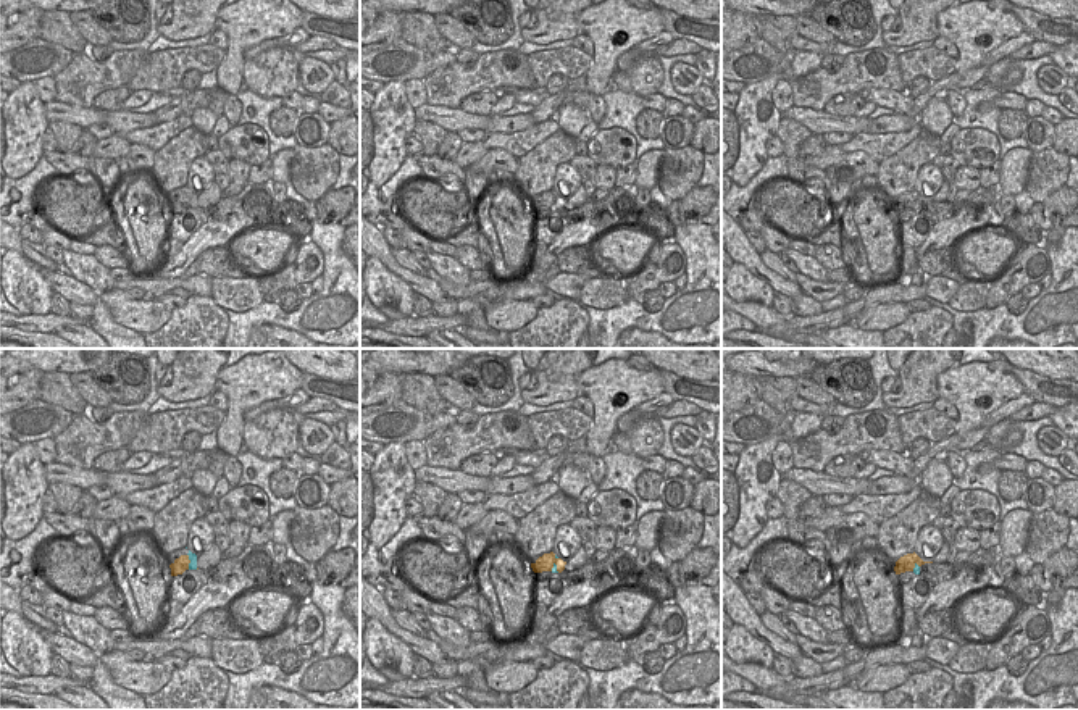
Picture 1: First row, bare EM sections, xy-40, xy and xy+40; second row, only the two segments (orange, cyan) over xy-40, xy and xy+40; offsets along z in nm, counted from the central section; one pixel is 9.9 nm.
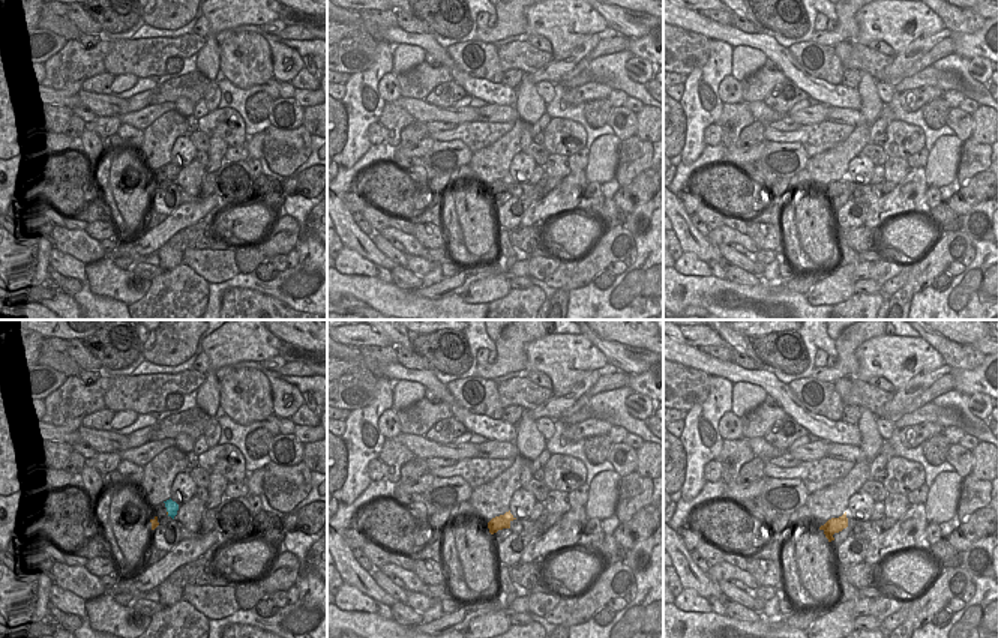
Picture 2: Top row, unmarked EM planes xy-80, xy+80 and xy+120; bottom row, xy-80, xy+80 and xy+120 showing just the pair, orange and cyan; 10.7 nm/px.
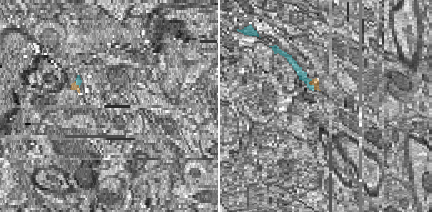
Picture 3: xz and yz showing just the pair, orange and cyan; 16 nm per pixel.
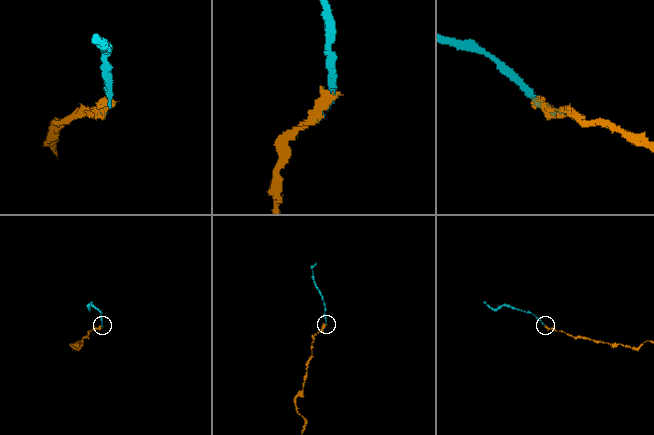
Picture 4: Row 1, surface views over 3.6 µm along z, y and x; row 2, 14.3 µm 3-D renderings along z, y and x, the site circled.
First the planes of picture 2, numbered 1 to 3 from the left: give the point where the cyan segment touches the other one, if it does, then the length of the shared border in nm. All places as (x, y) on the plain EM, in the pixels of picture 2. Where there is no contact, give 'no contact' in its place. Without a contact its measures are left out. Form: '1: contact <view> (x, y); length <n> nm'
1: no contact
2: no contact
3: no contact

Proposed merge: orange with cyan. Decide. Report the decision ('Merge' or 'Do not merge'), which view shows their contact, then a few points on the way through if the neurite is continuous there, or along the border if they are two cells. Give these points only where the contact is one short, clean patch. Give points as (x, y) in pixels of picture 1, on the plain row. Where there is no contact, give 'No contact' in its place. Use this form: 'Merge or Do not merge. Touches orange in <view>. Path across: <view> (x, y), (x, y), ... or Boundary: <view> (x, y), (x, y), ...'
Merge. Touches orange in xy.

